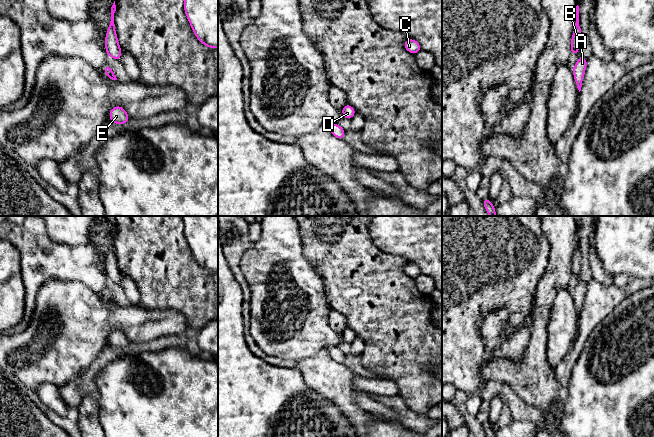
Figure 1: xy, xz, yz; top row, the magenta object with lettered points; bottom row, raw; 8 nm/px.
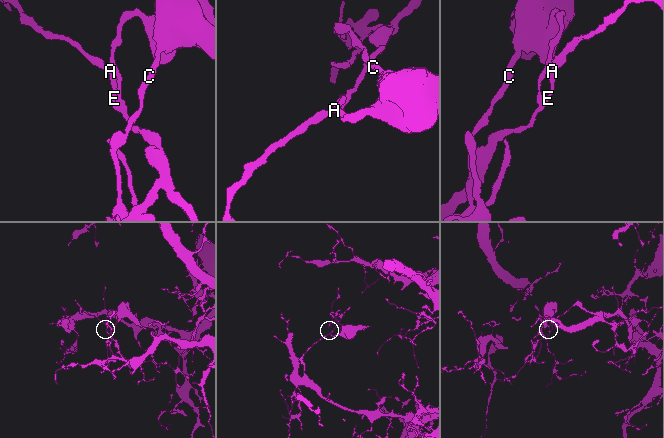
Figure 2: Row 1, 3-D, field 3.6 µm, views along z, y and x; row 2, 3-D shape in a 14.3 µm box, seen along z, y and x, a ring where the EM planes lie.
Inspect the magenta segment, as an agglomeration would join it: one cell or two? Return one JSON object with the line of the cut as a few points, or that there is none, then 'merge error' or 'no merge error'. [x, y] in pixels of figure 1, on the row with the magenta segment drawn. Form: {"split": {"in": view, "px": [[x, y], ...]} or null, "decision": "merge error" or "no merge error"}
{"split": null, "decision": "no merge error"}

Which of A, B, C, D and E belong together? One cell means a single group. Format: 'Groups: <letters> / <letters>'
Groups: A B C D E

